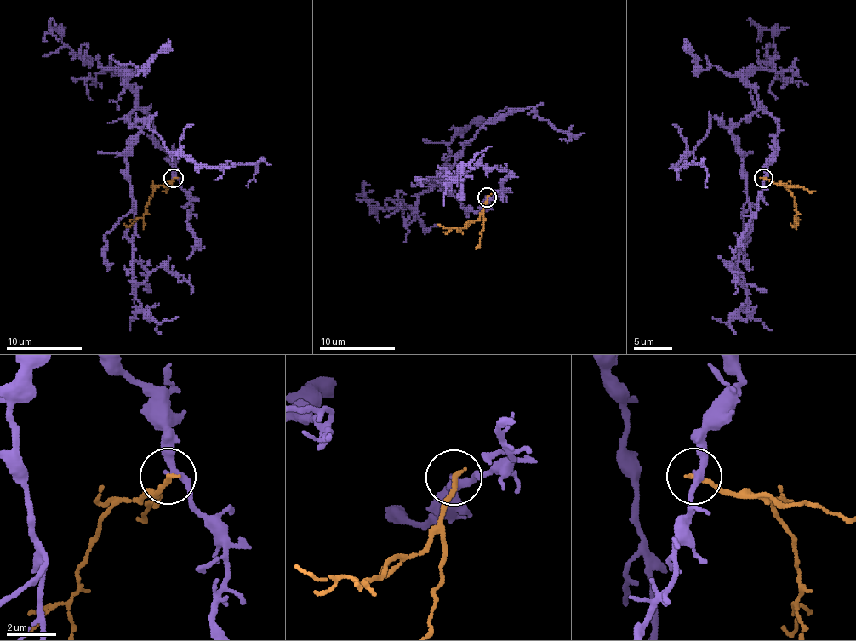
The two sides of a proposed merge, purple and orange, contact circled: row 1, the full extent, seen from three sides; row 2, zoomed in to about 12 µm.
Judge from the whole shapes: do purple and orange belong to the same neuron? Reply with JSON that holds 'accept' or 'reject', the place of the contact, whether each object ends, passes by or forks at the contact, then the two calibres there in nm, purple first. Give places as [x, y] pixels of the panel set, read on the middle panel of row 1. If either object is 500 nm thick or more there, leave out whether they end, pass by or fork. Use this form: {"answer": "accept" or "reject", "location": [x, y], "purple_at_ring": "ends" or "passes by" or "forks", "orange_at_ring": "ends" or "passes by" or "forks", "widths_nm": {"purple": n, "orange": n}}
{"answer": "reject", "location": [487, 197], "purple_at_ring": "passes by", "orange_at_ring": "ends", "widths_nm": {"purple": 240, "orange": 200}}

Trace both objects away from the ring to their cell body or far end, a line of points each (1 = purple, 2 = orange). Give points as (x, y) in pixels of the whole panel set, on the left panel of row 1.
1: (174, 178), (135, 109), (132, 277), (168, 269), (191, 294)
2: (174, 178), (170, 183), (156, 187), (143, 215), (128, 227), (124, 223)

